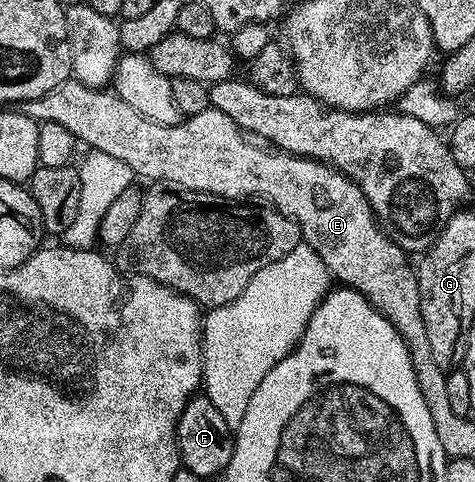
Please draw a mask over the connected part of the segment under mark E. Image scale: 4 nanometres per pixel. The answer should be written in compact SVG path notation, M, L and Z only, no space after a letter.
M73 78L60 82L56 90L48 90L48 94L40 98L22 101L20 110L39 124L56 122L64 126L64 130L68 130L68 134L72 134L79 145L87 144L87 149L112 154L112 158L128 162L135 177L142 179L143 176L146 182L173 184L175 188L207 192L229 200L261 198L279 208L289 220L298 223L303 241L321 258L331 277L364 294L375 310L392 322L392 326L408 346L412 370L416 370L416 386L420 386L425 404L432 404L432 376L436 376L441 367L436 366L436 358L432 358L424 314L420 314L418 273L411 257L396 242L392 242L392 238L388 238L388 234L378 225L368 198L364 198L364 190L360 190L360 186L352 182L352 178L348 178L331 164L310 160L307 156L294 156L291 152L271 150L269 147L257 148L253 144L255 141L238 128L236 122L228 118L228 114L215 108L200 110L200 114L179 119L176 124L157 124L136 114L136 110L132 110L128 102L121 100L117 92L89 88Z

